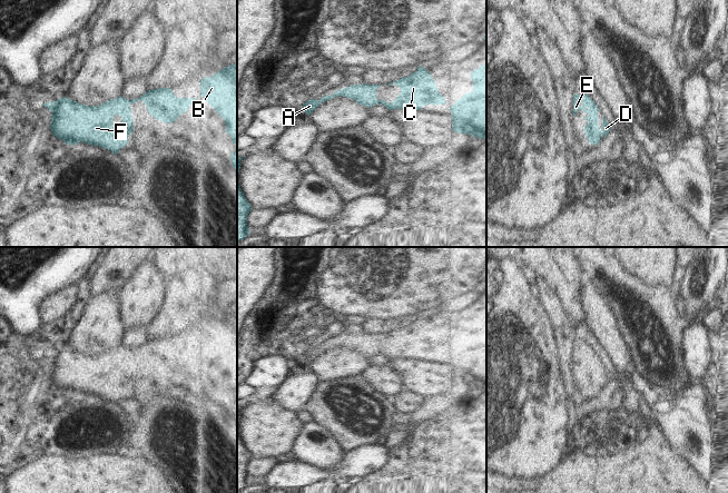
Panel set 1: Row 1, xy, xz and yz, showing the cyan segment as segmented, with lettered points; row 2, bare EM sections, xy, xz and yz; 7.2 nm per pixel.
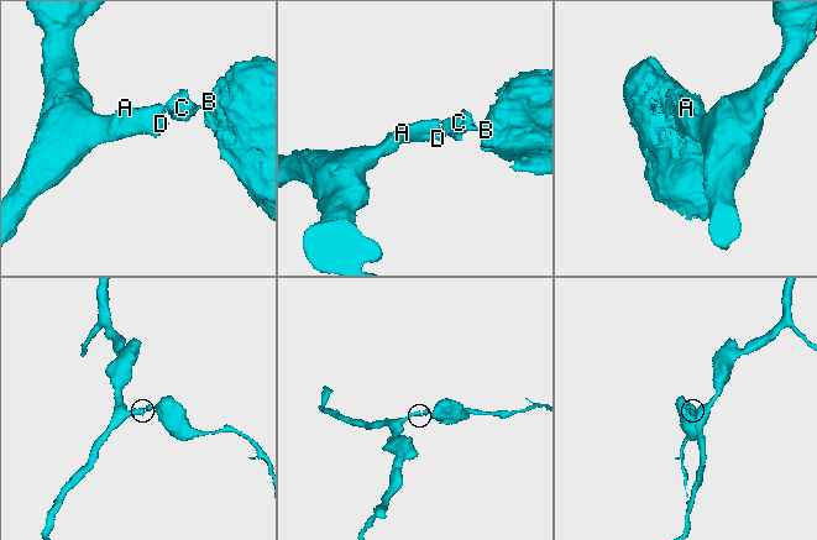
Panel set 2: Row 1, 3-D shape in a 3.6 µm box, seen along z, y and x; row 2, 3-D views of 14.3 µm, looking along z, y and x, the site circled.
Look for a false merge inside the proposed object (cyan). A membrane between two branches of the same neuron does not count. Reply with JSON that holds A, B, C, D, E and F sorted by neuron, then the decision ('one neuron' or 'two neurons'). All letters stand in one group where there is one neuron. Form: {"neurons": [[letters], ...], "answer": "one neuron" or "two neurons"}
{"neurons": [["A", "B", "C", "D", "E", "F"]], "answer": "one neuron"}

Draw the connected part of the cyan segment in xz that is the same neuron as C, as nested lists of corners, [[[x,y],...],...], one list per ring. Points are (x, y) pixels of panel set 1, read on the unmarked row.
[[[419,315],[419,318],[410,325],[400,327],[393,332],[401,337],[401,343],[391,353],[376,347],[376,339],[380,337],[380,334],[363,333],[340,338],[333,345],[327,344],[319,349],[309,348],[303,354],[303,358],[309,365],[321,353],[340,345],[351,347],[358,354],[368,357],[381,353],[388,359],[420,359],[425,354],[446,353],[444,346],[439,343],[431,323],[422,315]]]

